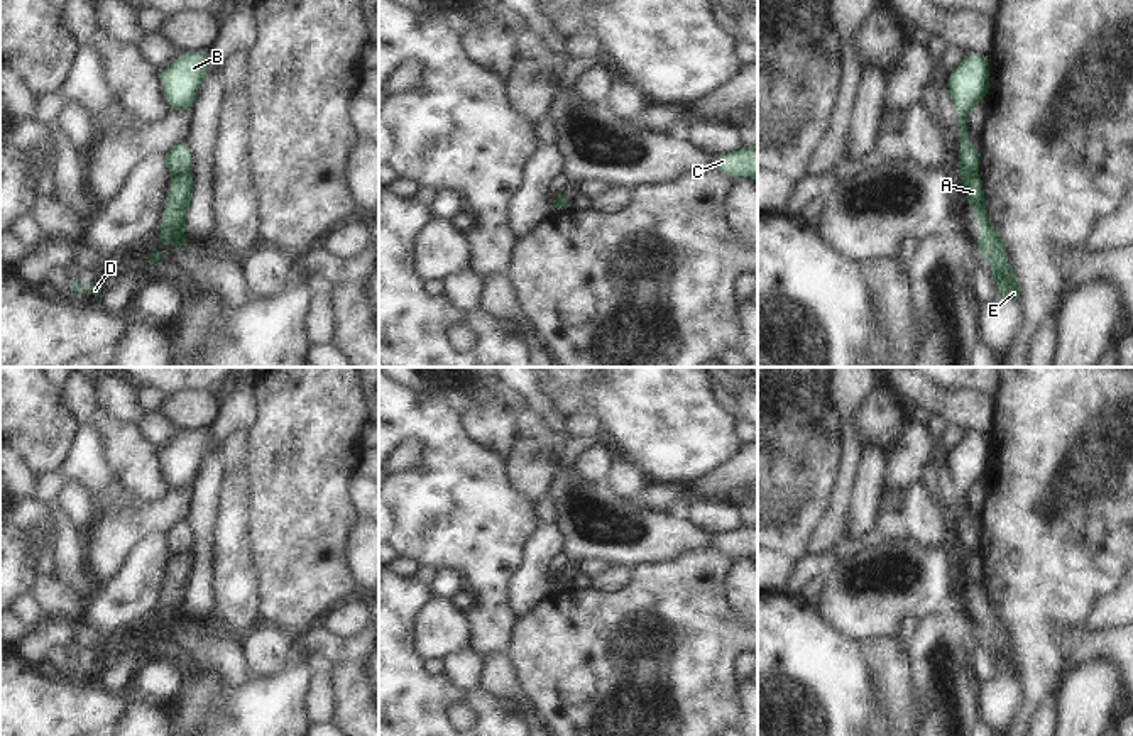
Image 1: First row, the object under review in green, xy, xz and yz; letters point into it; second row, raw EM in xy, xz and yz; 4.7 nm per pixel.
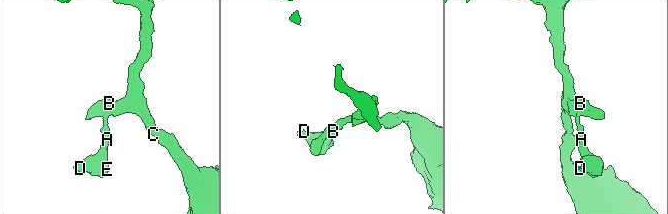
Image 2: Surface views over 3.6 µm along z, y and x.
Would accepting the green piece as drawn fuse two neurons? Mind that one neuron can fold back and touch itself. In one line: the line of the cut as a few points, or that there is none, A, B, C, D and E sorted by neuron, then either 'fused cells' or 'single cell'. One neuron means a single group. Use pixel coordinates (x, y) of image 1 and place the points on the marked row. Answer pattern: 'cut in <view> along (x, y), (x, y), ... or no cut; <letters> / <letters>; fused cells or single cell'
cut in xy along (188, 171), (175, 176); A D E / B C; fused cells

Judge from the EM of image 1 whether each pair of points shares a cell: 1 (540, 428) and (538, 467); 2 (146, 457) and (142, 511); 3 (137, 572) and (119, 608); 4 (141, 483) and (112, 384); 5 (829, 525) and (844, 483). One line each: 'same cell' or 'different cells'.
1: same cell
2: different cells
3: same cell
4: different cells
5: same cell

